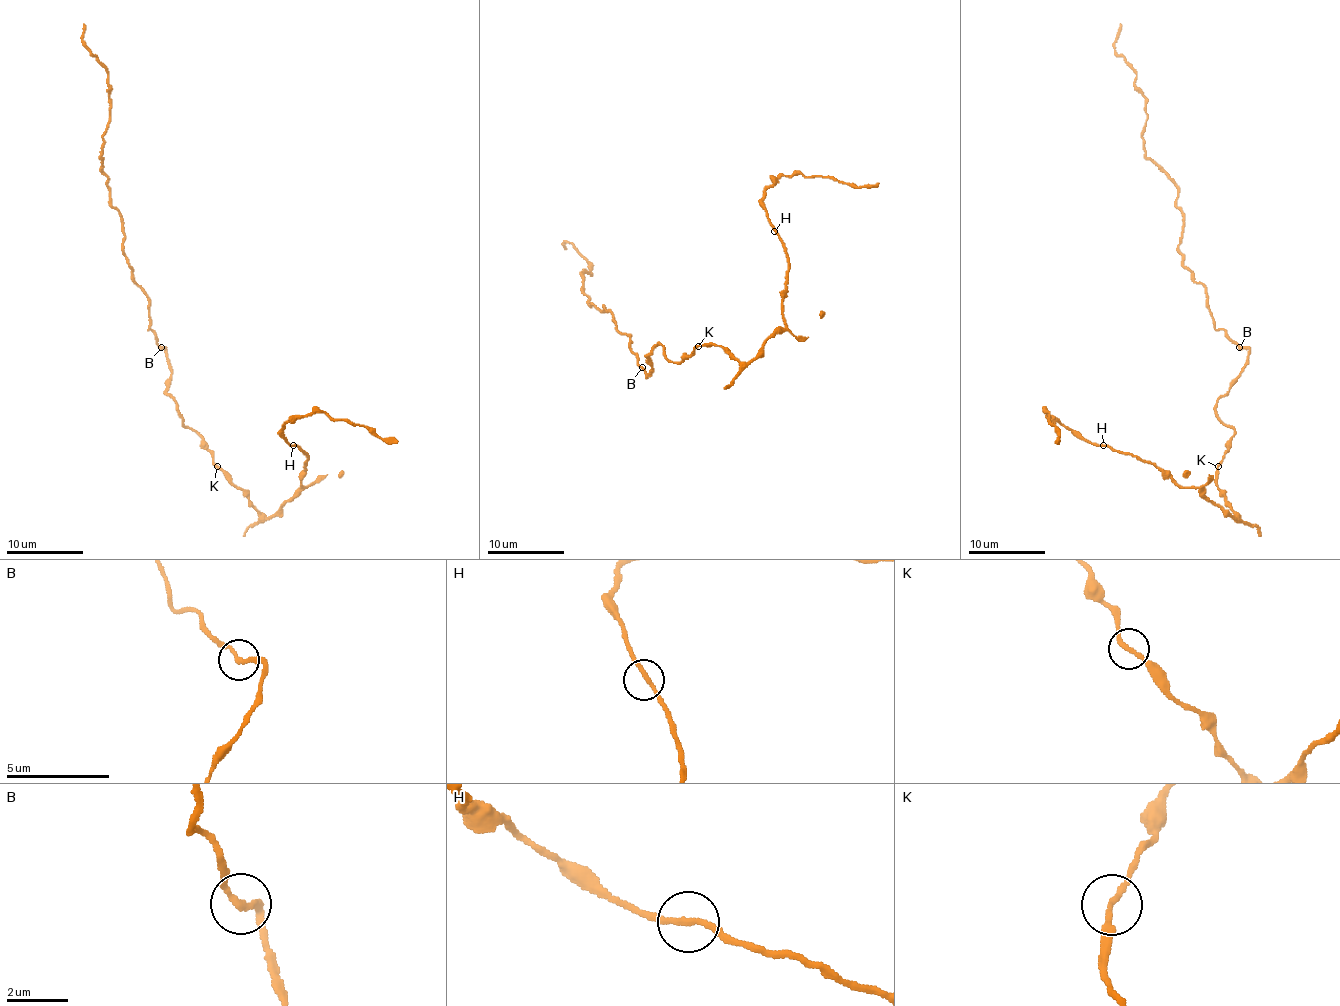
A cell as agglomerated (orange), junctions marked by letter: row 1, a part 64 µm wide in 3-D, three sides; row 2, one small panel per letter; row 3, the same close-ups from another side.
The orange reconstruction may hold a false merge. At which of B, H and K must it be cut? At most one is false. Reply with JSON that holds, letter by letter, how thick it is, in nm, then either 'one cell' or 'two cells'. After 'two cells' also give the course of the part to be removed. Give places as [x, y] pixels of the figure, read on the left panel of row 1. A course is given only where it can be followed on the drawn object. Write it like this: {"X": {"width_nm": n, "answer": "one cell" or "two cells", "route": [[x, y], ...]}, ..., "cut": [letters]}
{"B": {"width_nm": 190, "answer": "one cell"}, "H": {"width_nm": 190, "answer": "one cell"}, "K": {"width_nm": 180, "answer": "one cell"}, "cut": []}

